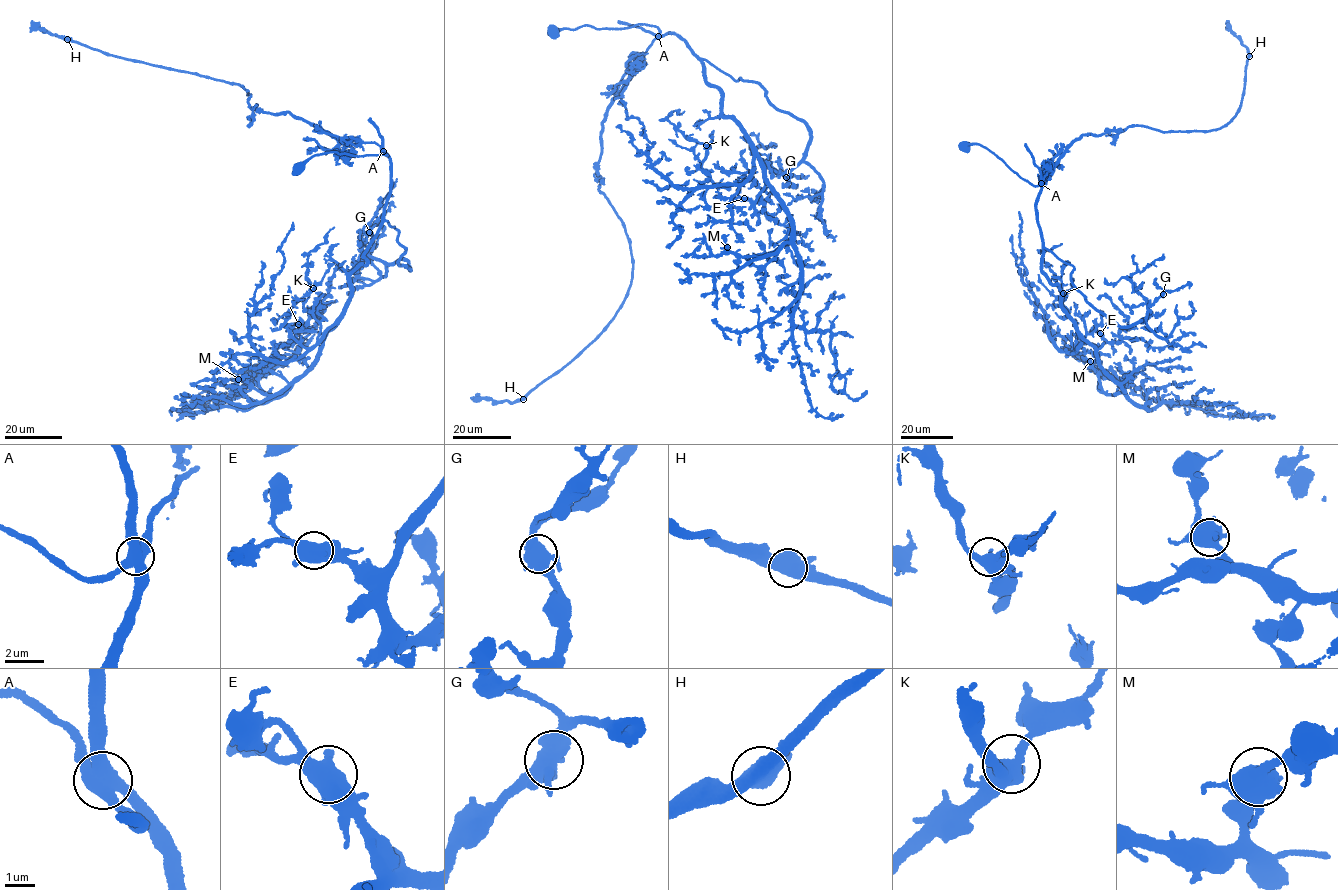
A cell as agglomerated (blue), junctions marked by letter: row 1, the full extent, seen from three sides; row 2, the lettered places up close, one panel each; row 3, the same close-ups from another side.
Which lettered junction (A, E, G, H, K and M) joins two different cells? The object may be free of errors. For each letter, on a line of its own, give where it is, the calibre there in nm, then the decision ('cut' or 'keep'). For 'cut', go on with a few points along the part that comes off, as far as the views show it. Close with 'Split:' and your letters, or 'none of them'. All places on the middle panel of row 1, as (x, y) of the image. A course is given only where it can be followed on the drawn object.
A: place (658, 36); calibre 550 nm; cut; course (658, 36), (602, 122), (598, 189), (629, 242), (627, 296), (594, 340), (525, 396), (513, 402), (470, 398)
E: place (744, 198); calibre 480 nm; keep
G: place (786, 177); calibre 550 nm; keep
H: place (523, 399); calibre 550 nm; keep
K: place (706, 145); calibre 500 nm; keep
M: place (727, 247); calibre 600 nm; keep
Split: A

